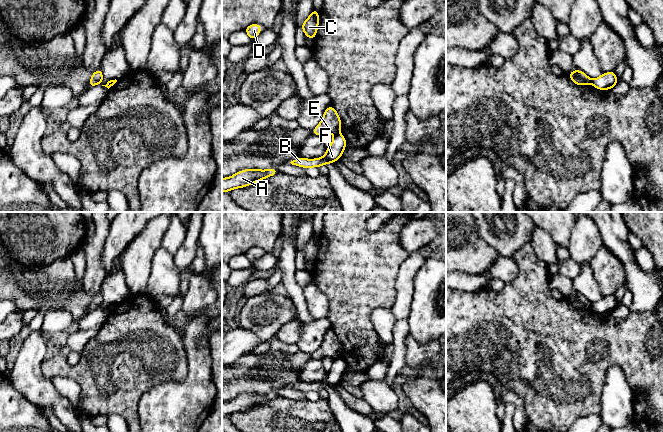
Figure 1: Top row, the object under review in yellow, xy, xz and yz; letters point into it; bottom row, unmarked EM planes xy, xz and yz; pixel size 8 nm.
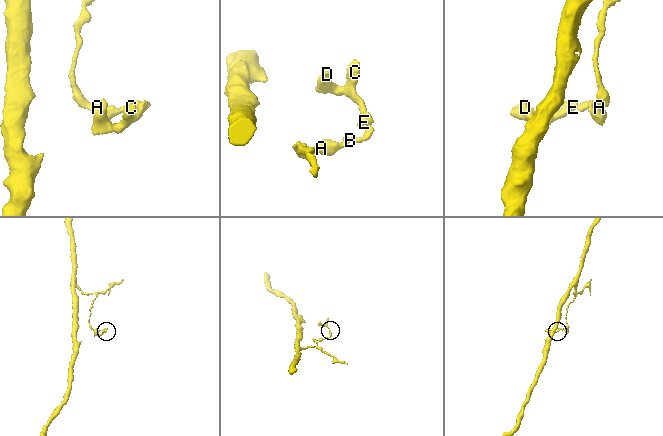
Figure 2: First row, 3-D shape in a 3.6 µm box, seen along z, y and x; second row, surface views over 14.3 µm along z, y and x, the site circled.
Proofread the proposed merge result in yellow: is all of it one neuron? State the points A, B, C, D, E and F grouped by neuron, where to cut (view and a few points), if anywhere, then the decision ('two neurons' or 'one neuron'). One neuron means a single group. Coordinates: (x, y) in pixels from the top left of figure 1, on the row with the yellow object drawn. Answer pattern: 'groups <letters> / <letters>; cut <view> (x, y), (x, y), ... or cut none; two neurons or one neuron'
groups A B F / C D E; cut xz (339, 132), (335, 135); two neurons

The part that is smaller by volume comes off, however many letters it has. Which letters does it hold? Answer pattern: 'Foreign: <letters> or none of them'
Foreign: C, D, E

